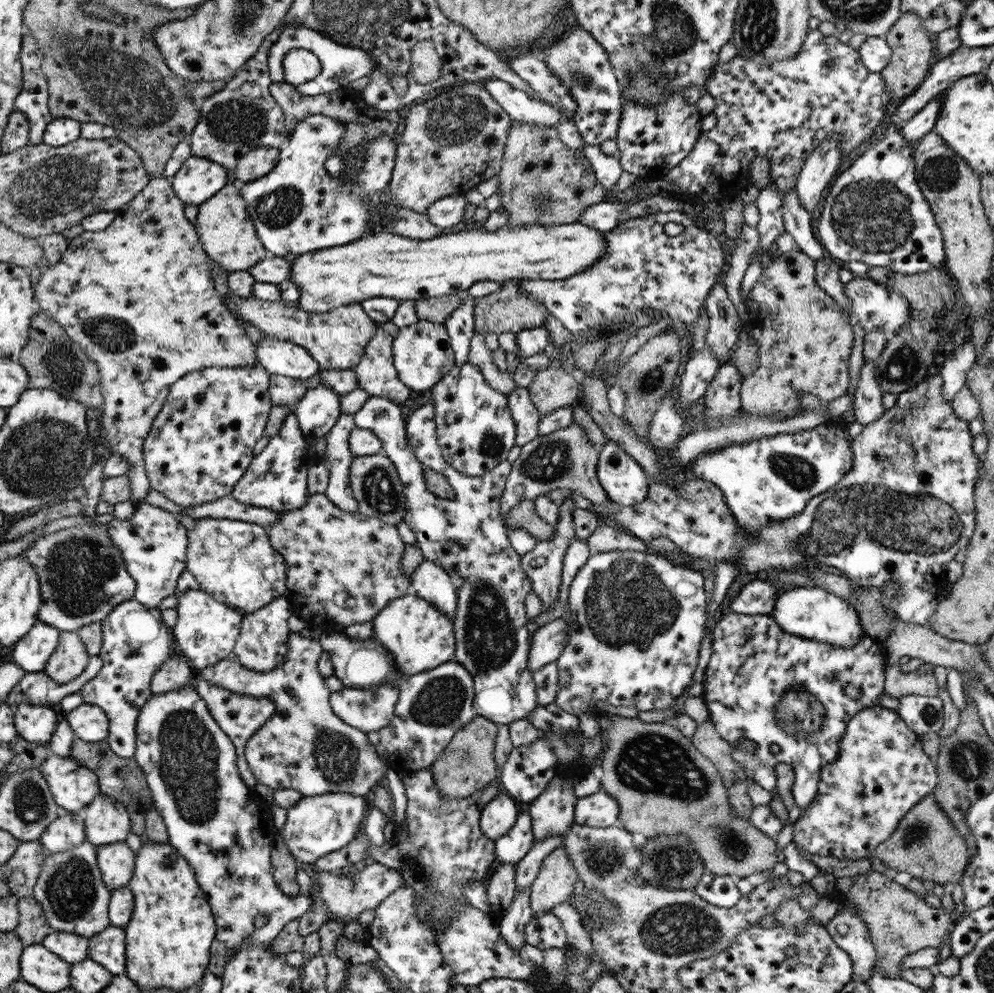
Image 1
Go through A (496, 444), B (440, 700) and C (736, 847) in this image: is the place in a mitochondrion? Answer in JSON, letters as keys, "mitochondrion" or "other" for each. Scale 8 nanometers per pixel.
{"A":"mitochondrion","B":"mitochondrion","C":"mitochondrion"}

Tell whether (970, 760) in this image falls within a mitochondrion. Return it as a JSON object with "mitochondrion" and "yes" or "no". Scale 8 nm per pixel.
{"mitochondrion":"yes"}

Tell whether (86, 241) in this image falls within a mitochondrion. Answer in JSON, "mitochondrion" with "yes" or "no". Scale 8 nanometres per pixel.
{"mitochondrion":"no"}

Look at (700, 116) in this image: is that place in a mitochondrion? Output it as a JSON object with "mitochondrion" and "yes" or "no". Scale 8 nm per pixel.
{"mitochondrion":"no"}

